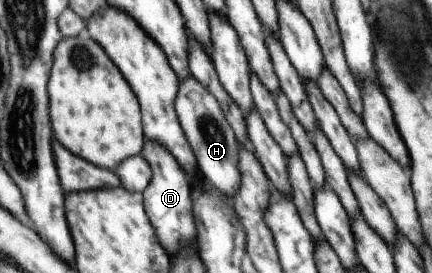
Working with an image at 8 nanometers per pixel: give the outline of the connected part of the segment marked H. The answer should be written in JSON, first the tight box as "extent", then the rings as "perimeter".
{"extent":[175,78,241,198],"perimeter":[[[183,78],[179,80],[175,110],[204,181],[222,194],[230,198],[234,197],[239,191],[241,182],[240,171],[237,167],[239,147],[237,147],[236,135],[229,127],[216,96],[211,95],[208,88],[202,86],[195,78]]]}

